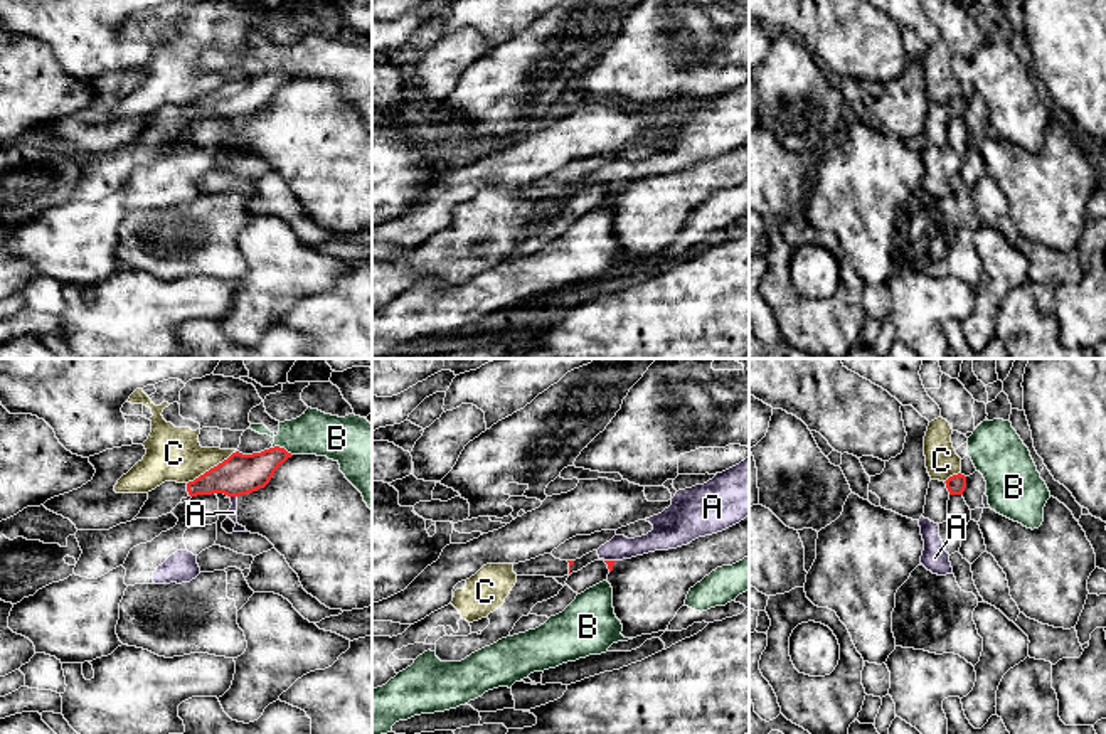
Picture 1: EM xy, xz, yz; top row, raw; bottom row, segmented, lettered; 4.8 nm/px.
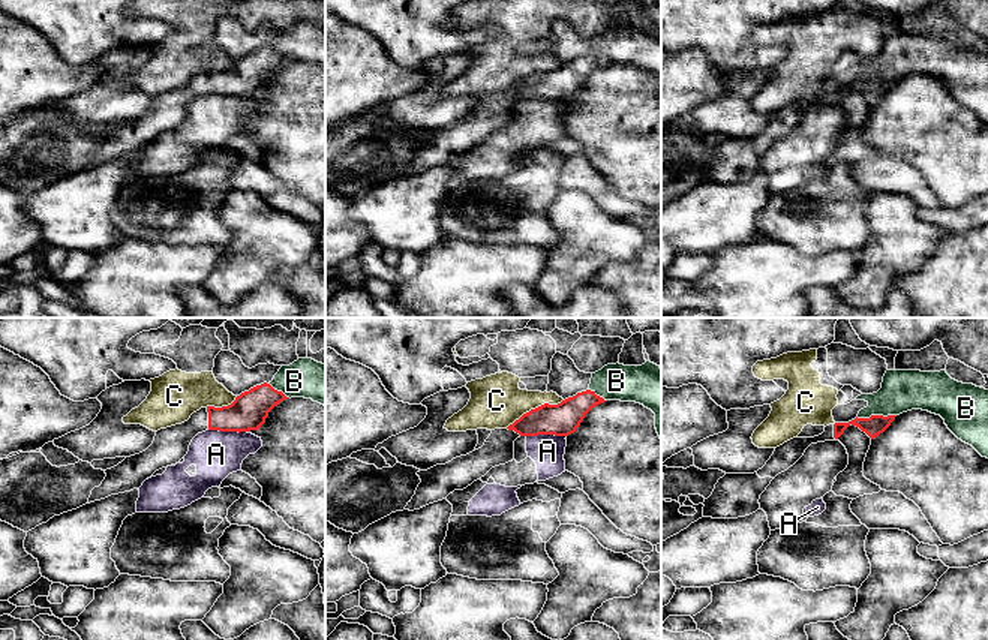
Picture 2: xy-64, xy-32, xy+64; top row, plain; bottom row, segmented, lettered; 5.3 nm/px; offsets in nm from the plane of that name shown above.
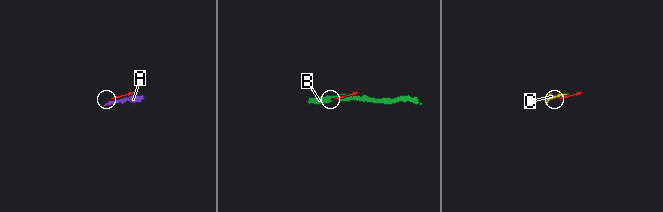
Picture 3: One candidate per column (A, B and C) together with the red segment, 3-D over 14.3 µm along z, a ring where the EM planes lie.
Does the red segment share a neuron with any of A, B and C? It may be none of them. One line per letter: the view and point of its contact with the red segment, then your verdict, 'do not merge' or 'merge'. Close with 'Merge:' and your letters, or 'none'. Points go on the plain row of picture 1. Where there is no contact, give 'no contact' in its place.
A: xy (234, 118) | do not merge
B: xy (281, 71) | do not merge
C: xy (211, 91) | do not merge
Merge: none

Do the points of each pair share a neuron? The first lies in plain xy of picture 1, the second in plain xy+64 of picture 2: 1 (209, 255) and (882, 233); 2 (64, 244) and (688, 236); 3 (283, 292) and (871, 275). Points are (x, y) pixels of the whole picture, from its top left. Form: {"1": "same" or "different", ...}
{"1": "different", "2": "same", "3": "same"}

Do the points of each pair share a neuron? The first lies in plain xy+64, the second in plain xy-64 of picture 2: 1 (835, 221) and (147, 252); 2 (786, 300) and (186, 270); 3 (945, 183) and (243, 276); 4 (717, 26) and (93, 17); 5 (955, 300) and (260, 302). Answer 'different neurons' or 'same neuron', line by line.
1: different neurons
2: same neuron
3: different neurons
4: same neuron
5: different neurons

